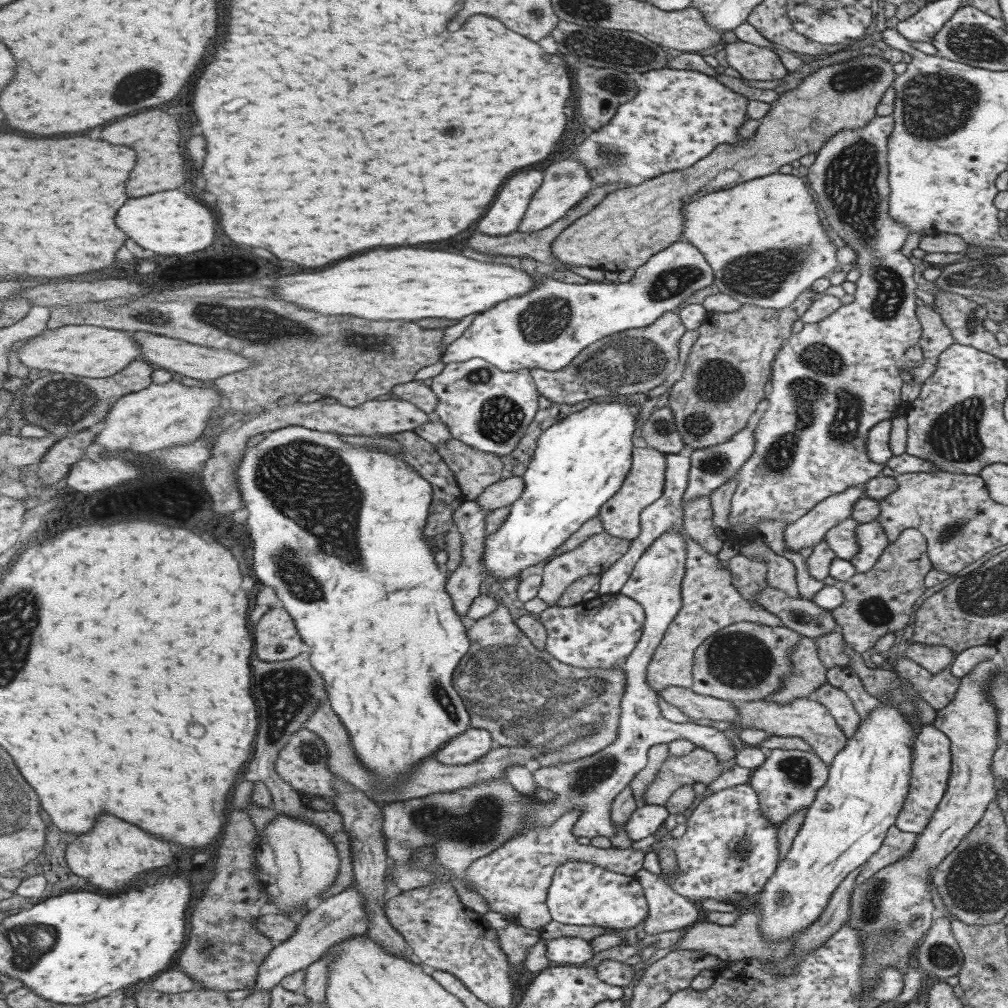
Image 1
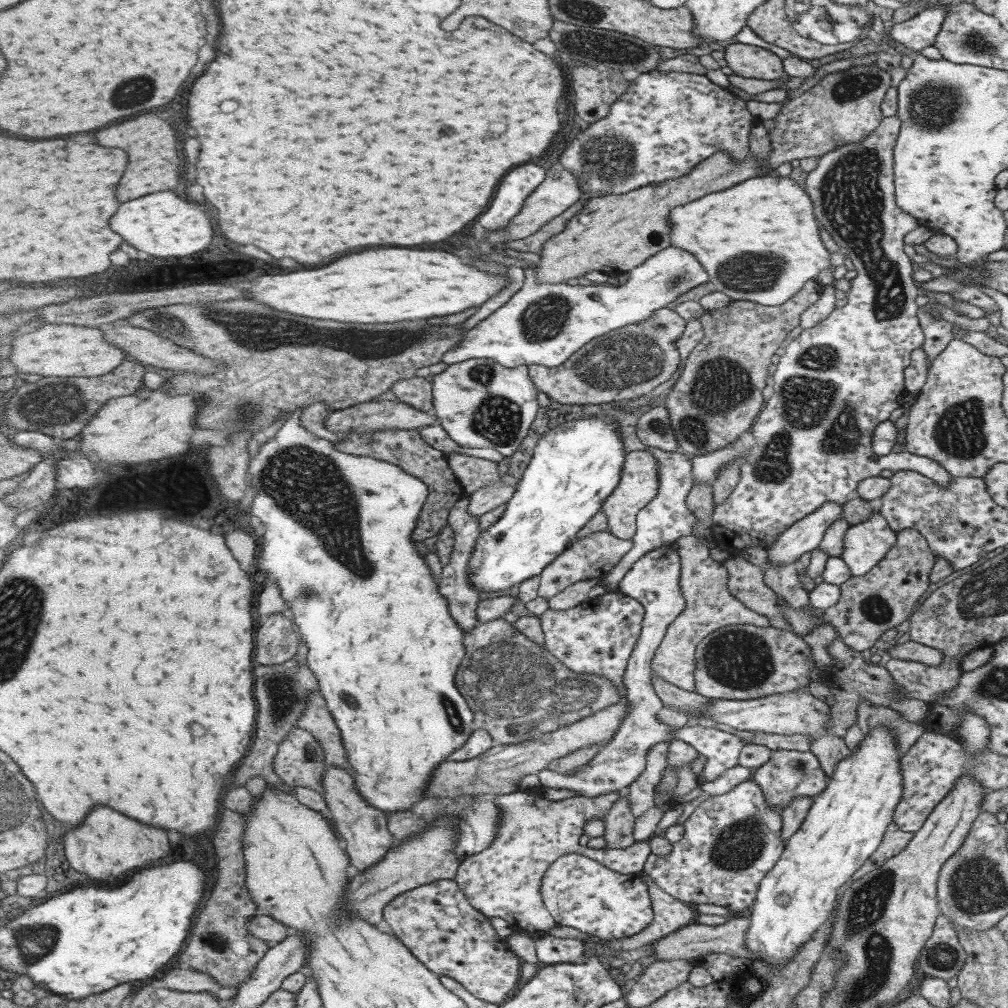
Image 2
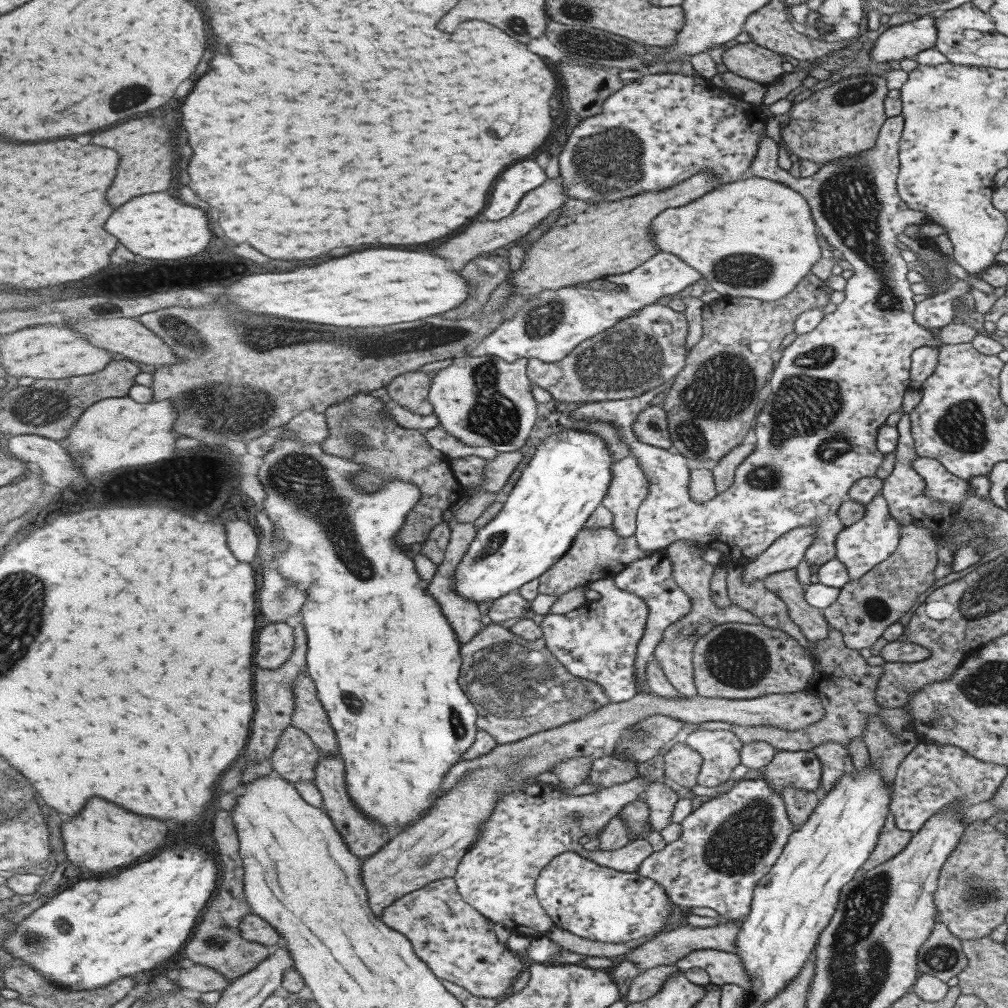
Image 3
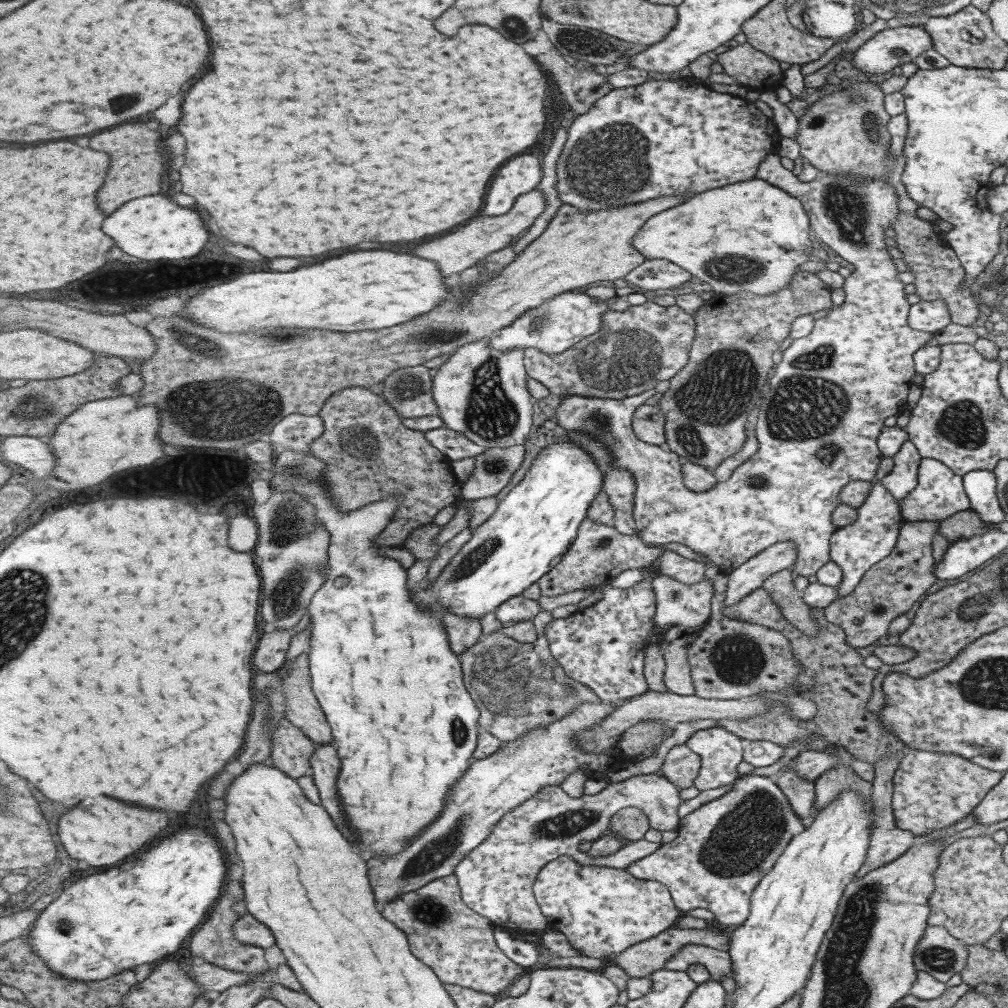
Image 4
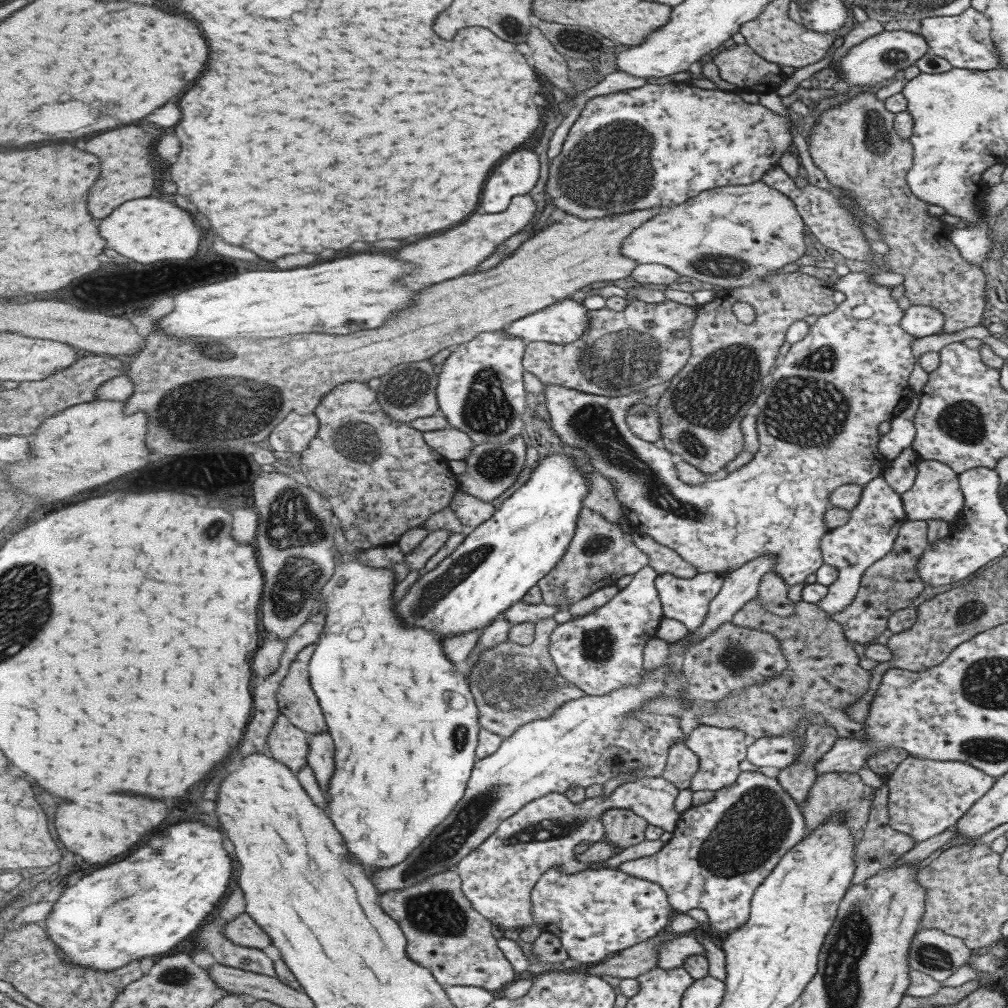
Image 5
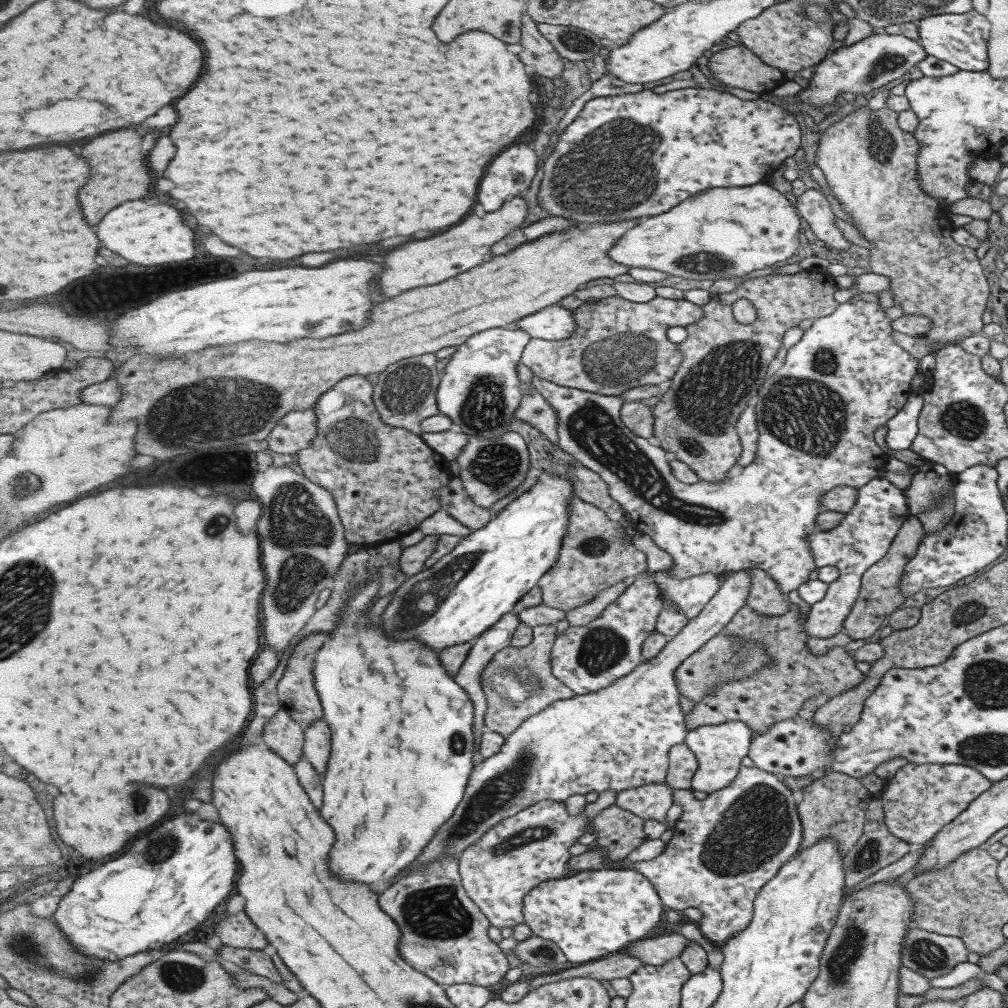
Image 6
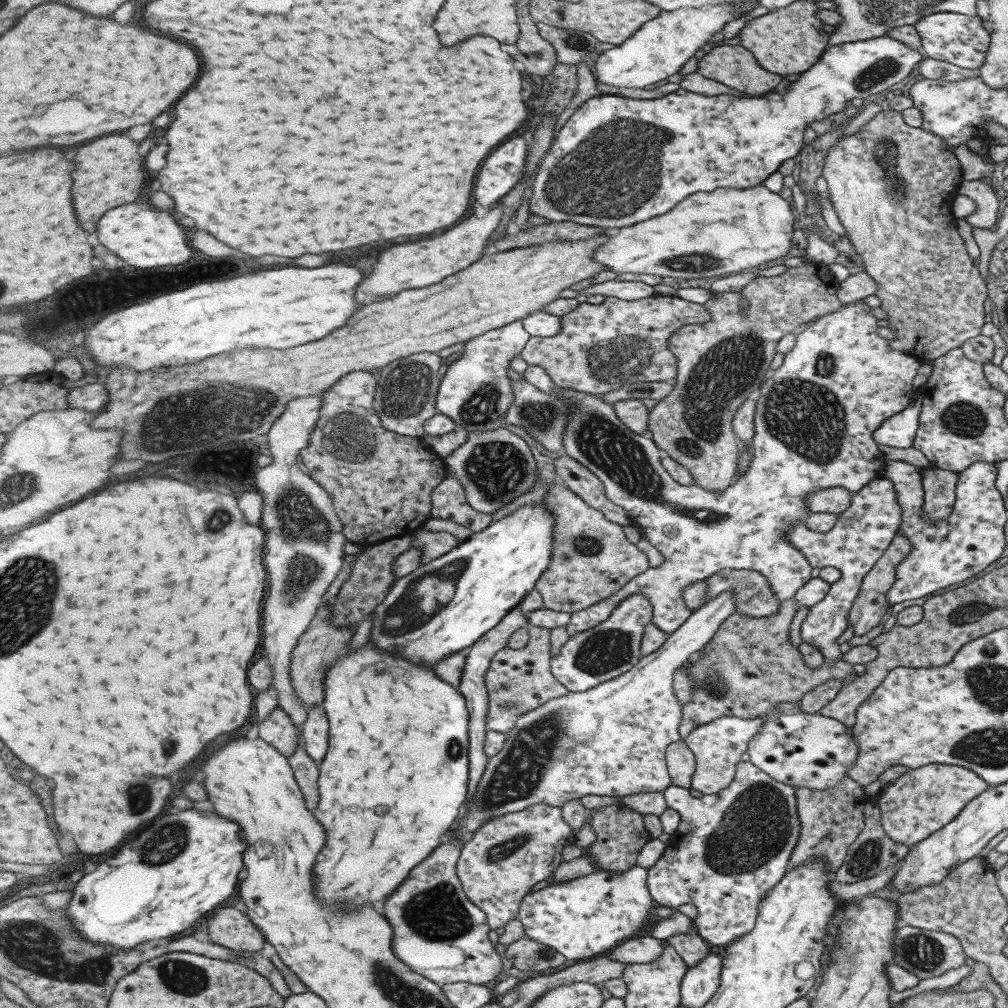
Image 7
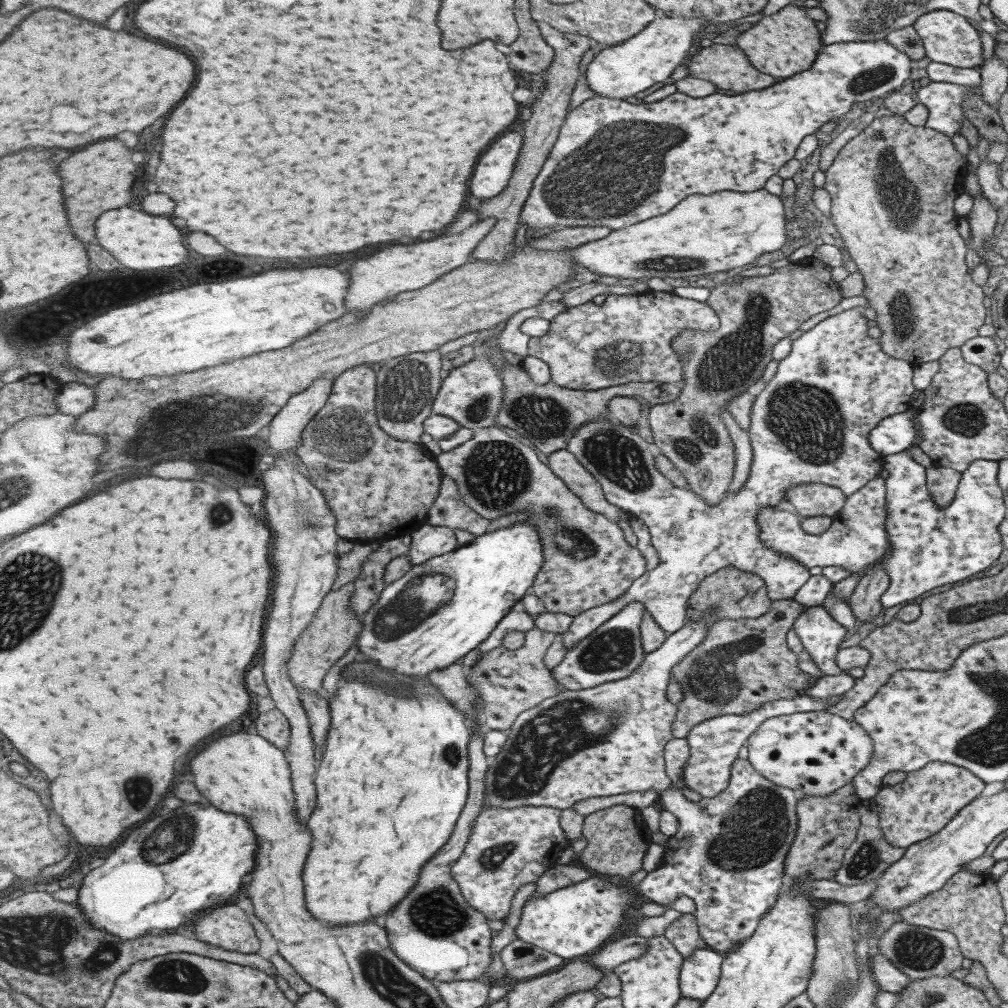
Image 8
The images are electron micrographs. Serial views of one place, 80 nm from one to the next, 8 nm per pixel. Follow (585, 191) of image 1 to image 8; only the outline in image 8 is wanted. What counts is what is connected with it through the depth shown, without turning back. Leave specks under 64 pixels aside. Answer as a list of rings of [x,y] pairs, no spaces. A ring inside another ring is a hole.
[[[486,218],[463,230],[461,234],[443,236],[429,242],[409,244],[409,246],[391,246],[381,250],[369,258],[349,264],[347,272],[351,274],[351,292],[347,292],[347,308],[351,311],[369,314],[376,304],[391,301],[399,294],[412,290],[419,290],[441,279],[443,275],[463,266],[471,260],[479,243],[493,231],[496,218]]]

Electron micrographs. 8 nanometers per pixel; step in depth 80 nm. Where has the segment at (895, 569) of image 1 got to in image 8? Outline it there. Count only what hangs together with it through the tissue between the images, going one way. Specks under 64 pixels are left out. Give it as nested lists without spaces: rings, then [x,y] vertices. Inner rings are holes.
[[[882,557],[859,579],[855,590],[848,596],[848,606],[855,620],[861,621],[862,624],[871,622],[873,616],[884,610],[880,604],[880,596],[887,590],[889,577],[885,575],[881,563]]]

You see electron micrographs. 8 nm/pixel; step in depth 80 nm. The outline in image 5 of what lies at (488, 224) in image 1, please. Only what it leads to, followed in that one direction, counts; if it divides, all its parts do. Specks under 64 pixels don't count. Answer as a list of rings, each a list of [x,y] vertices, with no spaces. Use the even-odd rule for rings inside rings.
[[[517,150],[507,156],[499,168],[491,172],[491,180],[487,180],[479,212],[495,214],[506,211],[514,196],[527,195],[535,188],[541,178],[539,168],[539,156],[531,150]]]

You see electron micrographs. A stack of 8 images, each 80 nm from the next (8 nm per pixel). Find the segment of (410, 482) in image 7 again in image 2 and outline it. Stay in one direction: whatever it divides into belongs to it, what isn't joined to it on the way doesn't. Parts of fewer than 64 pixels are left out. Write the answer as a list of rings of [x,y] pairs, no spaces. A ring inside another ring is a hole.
[[[381,429],[366,433],[345,433],[342,435],[343,442],[337,446],[343,453],[374,457],[377,460],[399,465],[401,469],[407,470],[407,473],[410,473],[411,476],[418,477],[421,481],[426,482],[427,487],[430,488],[430,495],[427,497],[426,507],[423,508],[422,518],[419,519],[418,526],[414,530],[415,541],[438,536],[442,528],[449,526],[452,508],[459,503],[459,500],[467,496],[467,492],[458,482],[458,476],[454,474],[454,470],[450,468],[446,454],[425,442],[420,429]]]

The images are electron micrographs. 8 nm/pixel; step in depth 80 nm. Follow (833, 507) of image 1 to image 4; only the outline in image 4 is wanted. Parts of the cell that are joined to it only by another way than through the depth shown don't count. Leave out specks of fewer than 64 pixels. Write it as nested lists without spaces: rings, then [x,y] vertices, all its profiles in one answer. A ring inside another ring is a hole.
[[[784,540],[772,544],[740,564],[735,570],[729,573],[727,590],[723,598],[725,608],[733,606],[744,596],[749,595],[755,589],[762,587],[763,580],[771,574],[789,569],[796,557],[796,548],[792,540]]]

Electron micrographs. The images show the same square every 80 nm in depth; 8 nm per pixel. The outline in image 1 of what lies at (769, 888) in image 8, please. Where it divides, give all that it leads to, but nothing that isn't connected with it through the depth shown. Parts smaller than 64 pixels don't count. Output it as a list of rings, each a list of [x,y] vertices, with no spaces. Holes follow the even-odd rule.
[[[748,783],[738,784],[737,786],[732,786],[729,788],[724,788],[719,790],[719,792],[713,792],[708,796],[702,797],[701,801],[693,808],[687,815],[687,821],[685,822],[687,827],[685,834],[679,838],[674,839],[669,835],[664,827],[660,829],[659,833],[656,835],[657,842],[654,843],[654,851],[652,854],[648,855],[644,862],[644,868],[653,874],[659,874],[660,876],[666,877],[666,881],[671,885],[671,888],[681,894],[681,896],[687,897],[689,900],[695,902],[695,900],[705,900],[706,898],[715,898],[715,900],[724,900],[725,902],[734,903],[739,902],[739,900],[746,900],[746,898],[752,896],[753,894],[759,892],[762,889],[763,883],[768,879],[768,876],[772,875],[775,870],[776,862],[778,862],[779,847],[777,840],[778,828],[767,818],[762,815],[759,810],[759,801],[757,792],[755,788],[751,787]],[[665,847],[672,848],[677,855],[678,867],[676,870],[676,877],[664,876],[664,870],[662,864],[660,863],[659,857],[656,855],[657,850],[664,849]]]

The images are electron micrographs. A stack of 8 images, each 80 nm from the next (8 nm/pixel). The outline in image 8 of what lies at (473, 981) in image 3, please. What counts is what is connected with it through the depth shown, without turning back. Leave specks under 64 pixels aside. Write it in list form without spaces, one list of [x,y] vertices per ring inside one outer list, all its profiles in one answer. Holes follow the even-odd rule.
[[[511,611],[505,619],[499,623],[499,626],[495,628],[493,634],[480,644],[477,648],[482,652],[480,658],[471,666],[469,671],[472,671],[473,667],[478,665],[478,662],[488,654],[491,648],[495,648],[502,645],[502,640],[506,637],[507,633],[513,631],[527,632],[533,630],[536,627],[536,619],[534,619],[528,612],[516,612]],[[472,686],[472,689],[475,690],[475,692],[478,694],[478,702],[476,702],[476,709],[478,710],[478,712],[476,712],[475,719],[471,721],[471,728],[473,728],[473,733],[472,738],[470,739],[470,798],[467,801],[466,807],[463,809],[462,815],[459,817],[458,826],[456,827],[454,835],[451,837],[451,840],[442,848],[441,851],[438,852],[437,855],[434,856],[433,859],[430,860],[429,863],[426,864],[425,867],[423,867],[421,878],[418,880],[416,887],[412,888],[410,894],[407,895],[407,898],[403,900],[403,902],[394,911],[391,911],[390,914],[387,914],[383,919],[383,922],[385,922],[384,925],[387,928],[387,933],[389,933],[391,947],[393,948],[393,951],[395,952],[396,956],[399,956],[399,958],[401,958],[403,962],[405,962],[415,971],[422,973],[423,976],[427,977],[433,982],[436,982],[437,984],[443,982],[455,982],[458,980],[477,980],[479,976],[483,976],[483,974],[487,972],[487,968],[489,968],[489,966],[491,966],[491,962],[493,962],[493,956],[491,955],[491,934],[493,934],[493,932],[491,932],[491,928],[489,928],[489,924],[487,924],[488,919],[482,912],[479,912],[479,909],[473,908],[467,902],[467,899],[462,895],[462,889],[460,888],[458,881],[454,879],[453,875],[453,866],[455,863],[458,862],[458,860],[461,858],[461,855],[464,853],[464,850],[468,846],[470,836],[472,835],[472,831],[474,830],[474,826],[476,825],[476,820],[479,818],[479,815],[482,813],[482,810],[484,810],[487,790],[486,774],[489,770],[490,763],[492,761],[492,759],[487,756],[486,752],[484,751],[484,736],[485,734],[487,734],[487,726],[485,722],[486,717],[483,713],[484,700],[482,699],[482,694],[478,692],[478,688],[476,688],[476,686]]]

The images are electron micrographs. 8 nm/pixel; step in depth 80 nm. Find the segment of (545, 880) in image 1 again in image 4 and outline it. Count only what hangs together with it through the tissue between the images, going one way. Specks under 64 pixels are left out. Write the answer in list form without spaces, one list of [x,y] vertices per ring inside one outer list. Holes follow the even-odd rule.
[[[655,773],[637,775],[629,777],[618,783],[607,785],[601,792],[595,795],[583,795],[579,798],[569,796],[561,786],[546,787],[533,798],[526,800],[523,804],[514,808],[506,814],[492,831],[492,835],[483,844],[480,844],[465,860],[458,864],[455,875],[458,876],[459,884],[462,887],[462,897],[475,912],[489,918],[497,927],[512,930],[515,933],[539,932],[543,933],[549,929],[549,921],[543,914],[539,906],[534,884],[538,879],[538,874],[554,860],[563,856],[573,856],[580,864],[599,865],[600,867],[626,869],[645,858],[651,856],[660,847],[659,843],[651,842],[642,838],[635,842],[627,842],[619,852],[609,854],[609,856],[588,856],[588,853],[579,850],[579,844],[586,841],[596,841],[609,832],[612,818],[619,811],[625,808],[642,808],[643,812],[650,818],[650,825],[653,829],[667,832],[667,830],[677,830],[682,822],[679,818],[679,798],[680,787],[671,782],[667,777],[658,776]]]

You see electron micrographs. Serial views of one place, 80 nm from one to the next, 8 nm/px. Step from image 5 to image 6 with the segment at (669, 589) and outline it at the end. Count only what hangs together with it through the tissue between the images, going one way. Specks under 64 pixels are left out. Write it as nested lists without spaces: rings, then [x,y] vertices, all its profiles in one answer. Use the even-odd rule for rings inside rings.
[[[671,572],[656,573],[654,582],[665,596],[665,602],[695,619],[705,608],[706,603],[720,588],[717,576],[706,573],[687,579],[675,579]]]

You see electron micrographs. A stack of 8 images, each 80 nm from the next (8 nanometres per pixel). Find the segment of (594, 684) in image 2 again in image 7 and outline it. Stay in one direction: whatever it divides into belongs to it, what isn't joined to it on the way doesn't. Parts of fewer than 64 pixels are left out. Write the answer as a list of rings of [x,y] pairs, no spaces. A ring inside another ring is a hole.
[[[530,626],[530,639],[526,647],[514,649],[509,646],[493,652],[493,660],[487,673],[489,710],[486,725],[489,731],[509,733],[526,712],[531,712],[551,699],[565,696],[570,689],[555,678],[552,672],[552,629]]]

